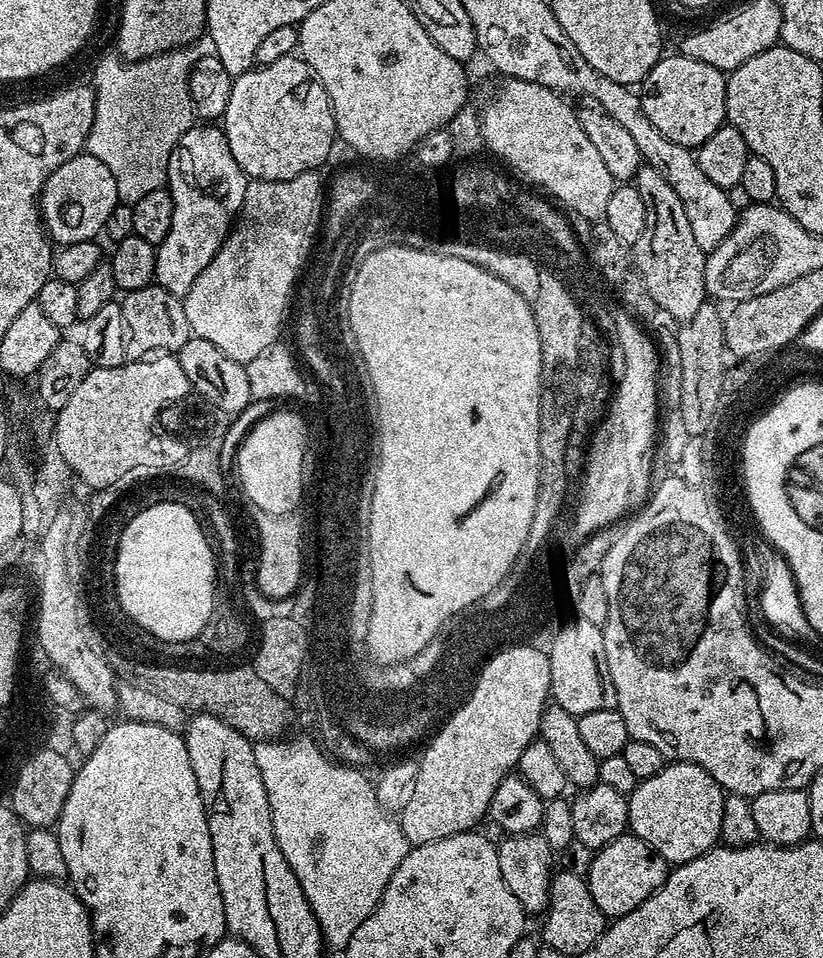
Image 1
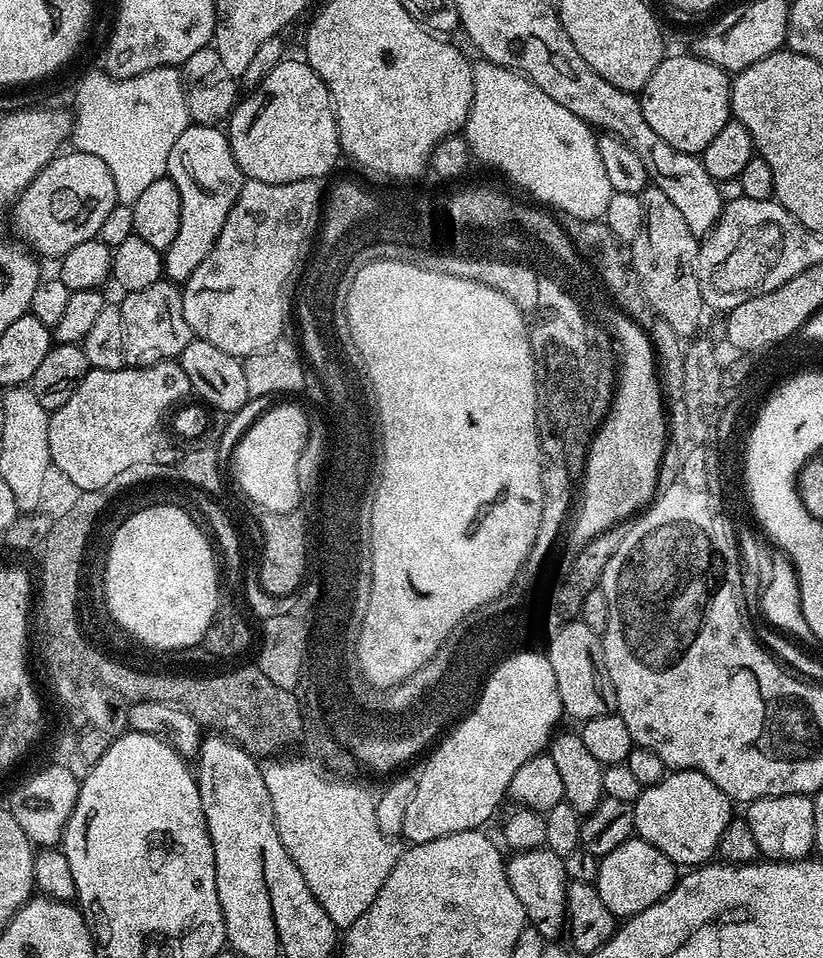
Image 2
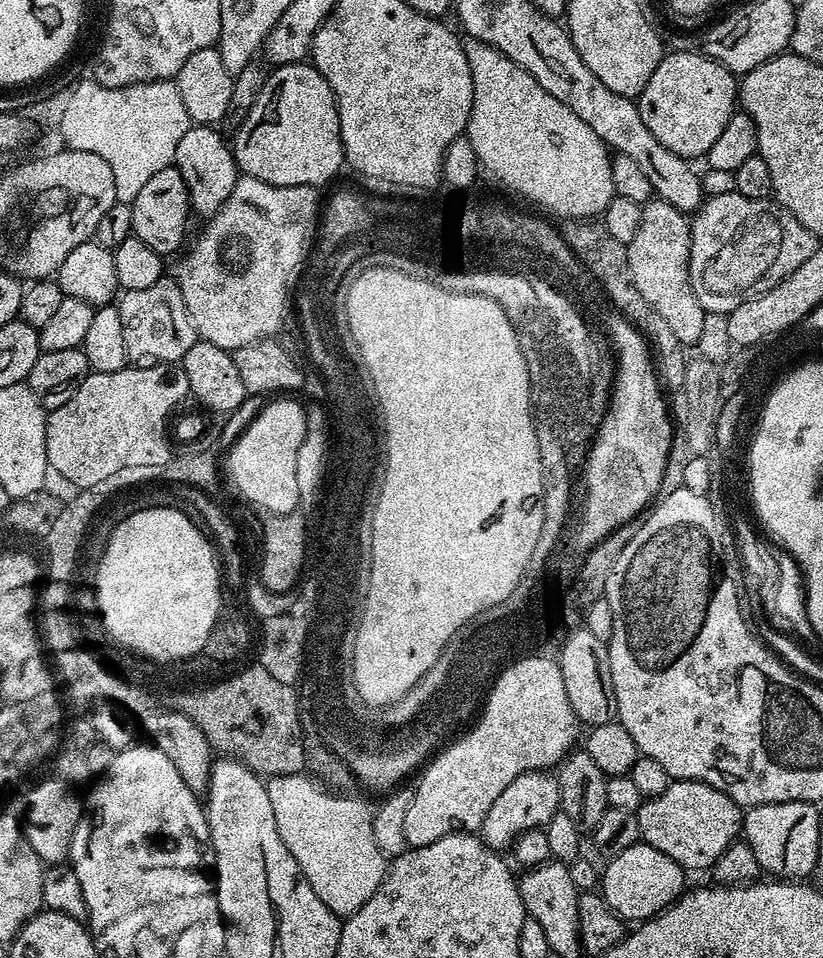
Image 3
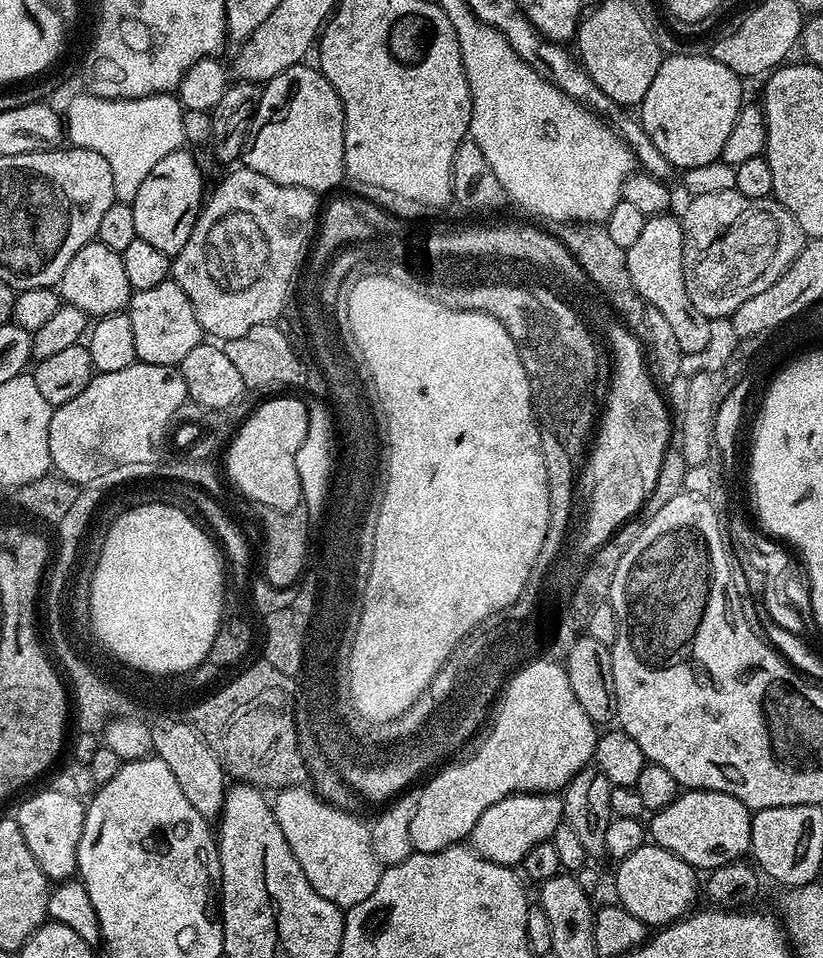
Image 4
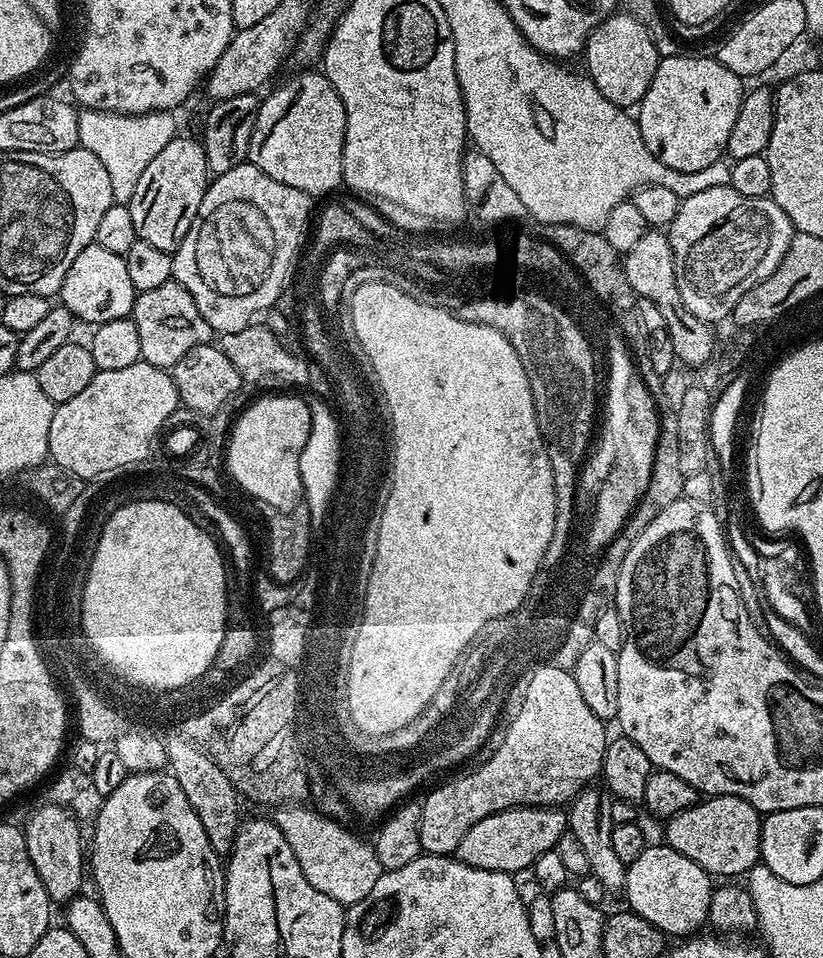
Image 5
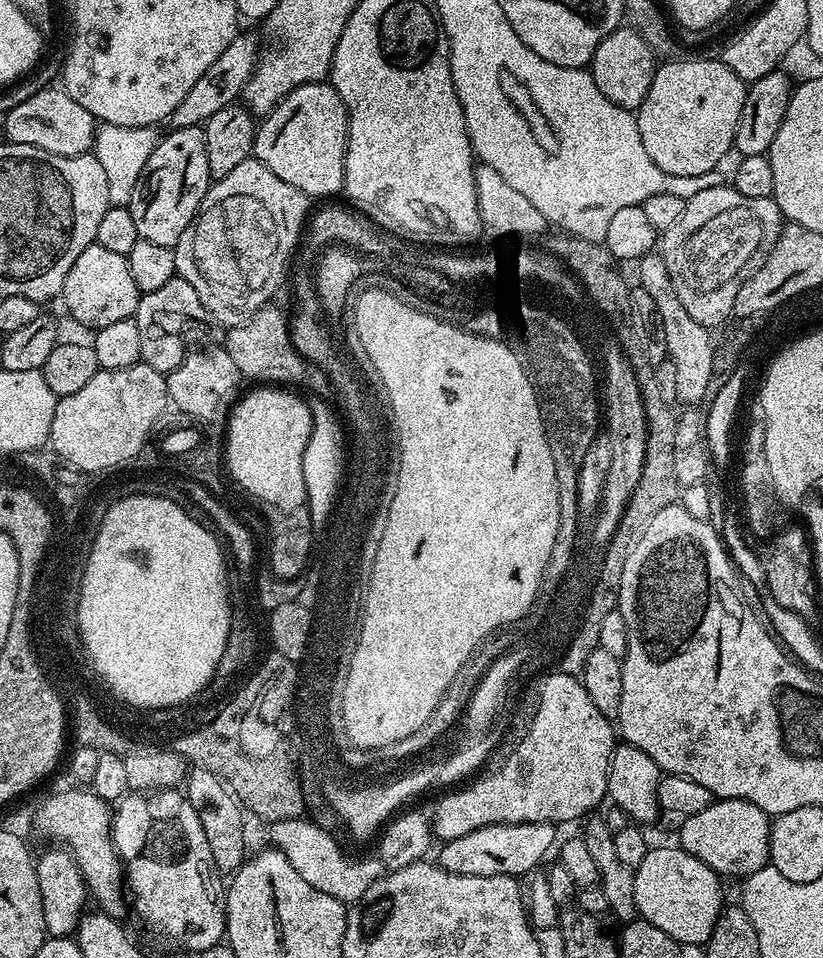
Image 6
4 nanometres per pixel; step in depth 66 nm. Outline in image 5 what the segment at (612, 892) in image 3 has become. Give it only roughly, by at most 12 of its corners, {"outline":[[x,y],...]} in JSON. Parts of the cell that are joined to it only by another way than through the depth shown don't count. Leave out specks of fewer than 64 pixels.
{"outline":[[649,843],[627,865],[627,907],[665,937],[708,924],[714,880]]}

